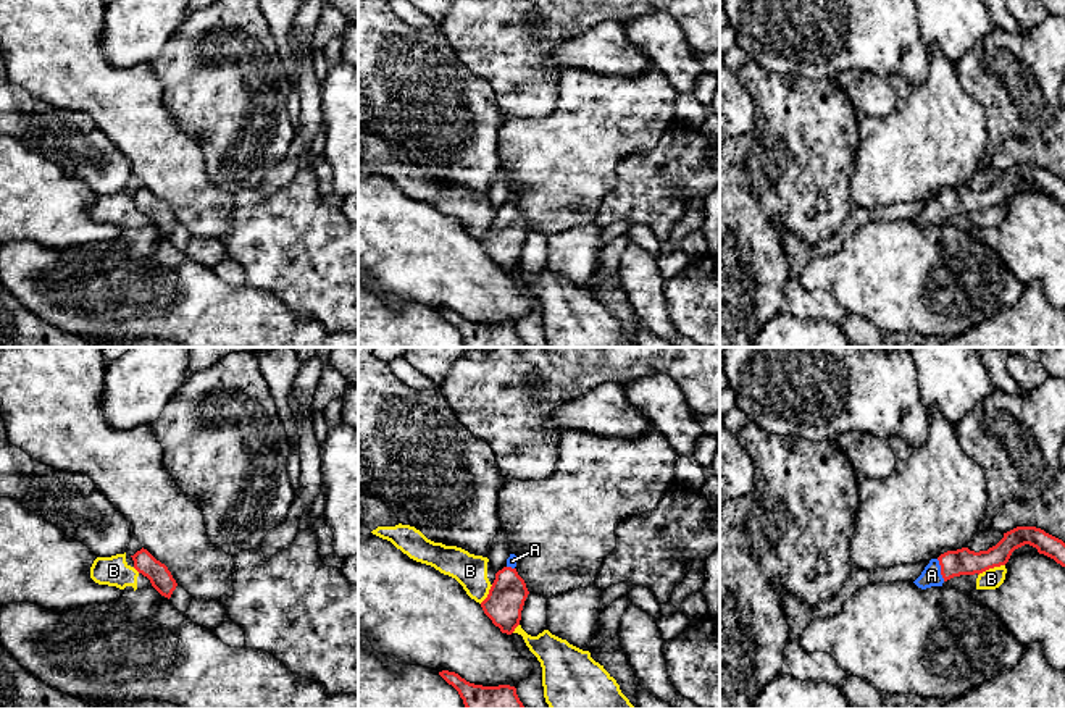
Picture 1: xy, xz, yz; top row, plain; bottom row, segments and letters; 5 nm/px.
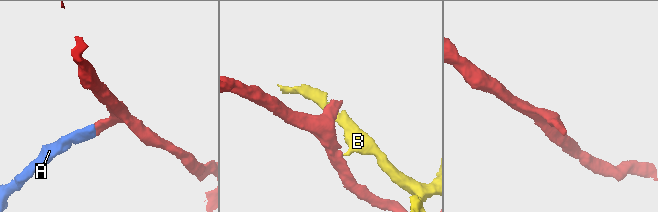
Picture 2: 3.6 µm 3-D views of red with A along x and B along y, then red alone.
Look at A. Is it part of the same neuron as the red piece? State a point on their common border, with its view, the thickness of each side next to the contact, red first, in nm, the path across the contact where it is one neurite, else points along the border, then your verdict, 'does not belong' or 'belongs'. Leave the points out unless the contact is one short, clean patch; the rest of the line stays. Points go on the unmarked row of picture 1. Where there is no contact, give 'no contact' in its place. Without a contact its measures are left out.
meets red in yz at (941, 209); 130 nm thick on the red side, 100 nm on the other; runs through yz (962, 199), (952, 201), (941, 209), (931, 213); belongs

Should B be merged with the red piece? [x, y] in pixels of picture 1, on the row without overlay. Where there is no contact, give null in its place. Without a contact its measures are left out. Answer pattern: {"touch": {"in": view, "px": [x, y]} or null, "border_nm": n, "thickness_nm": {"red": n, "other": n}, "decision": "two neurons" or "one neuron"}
{"touch": {"in": "yz", "px": [991, 205]}, "border_nm": 150, "thickness_nm": {"red": 130, "other": 100}, "decision": "two neurons"}

